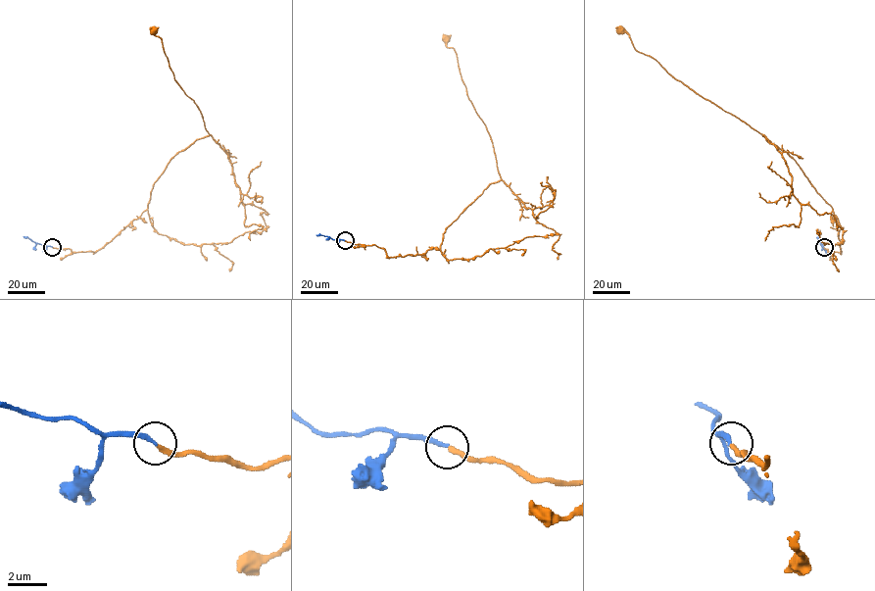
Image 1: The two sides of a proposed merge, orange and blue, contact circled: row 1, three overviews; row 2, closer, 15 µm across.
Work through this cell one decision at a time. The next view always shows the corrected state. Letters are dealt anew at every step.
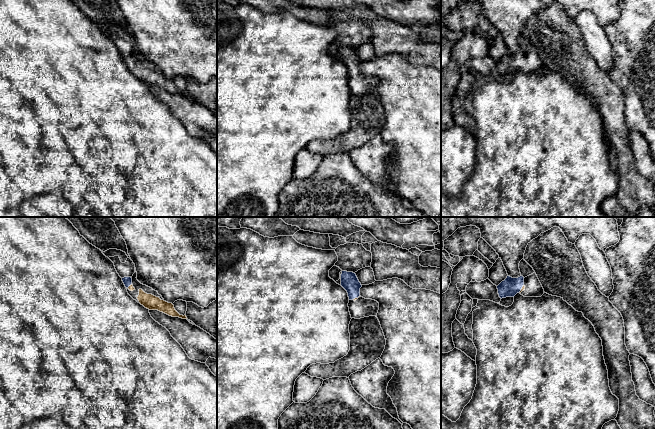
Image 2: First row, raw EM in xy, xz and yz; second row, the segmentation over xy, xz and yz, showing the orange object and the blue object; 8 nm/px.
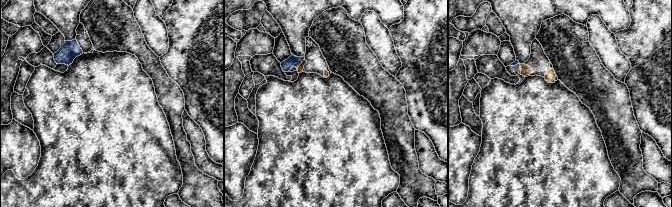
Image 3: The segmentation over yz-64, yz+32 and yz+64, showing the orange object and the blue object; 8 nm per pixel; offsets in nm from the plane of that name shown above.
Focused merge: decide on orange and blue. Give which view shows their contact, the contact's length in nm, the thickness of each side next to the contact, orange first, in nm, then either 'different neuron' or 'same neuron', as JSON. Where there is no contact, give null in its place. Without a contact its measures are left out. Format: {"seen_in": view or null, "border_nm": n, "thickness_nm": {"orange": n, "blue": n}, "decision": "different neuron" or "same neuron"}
{"seen_in": "yz", "border_nm": 80, "thickness_nm": {"orange": 20, "blue": 150}, "decision": "same neuron"}

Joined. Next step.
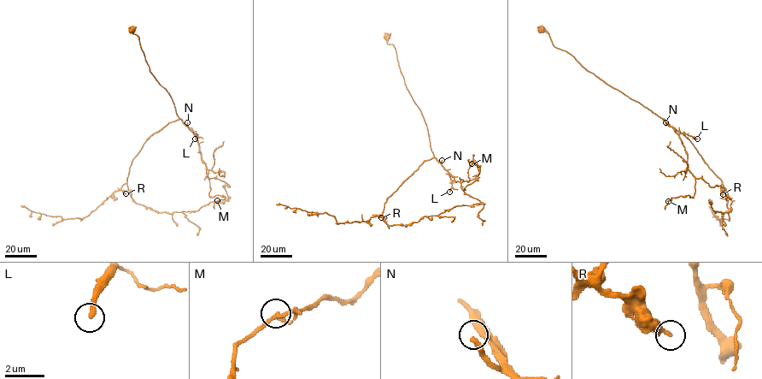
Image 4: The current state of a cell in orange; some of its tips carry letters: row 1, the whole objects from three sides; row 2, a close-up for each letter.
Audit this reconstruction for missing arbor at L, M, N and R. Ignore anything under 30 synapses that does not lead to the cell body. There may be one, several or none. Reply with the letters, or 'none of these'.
N

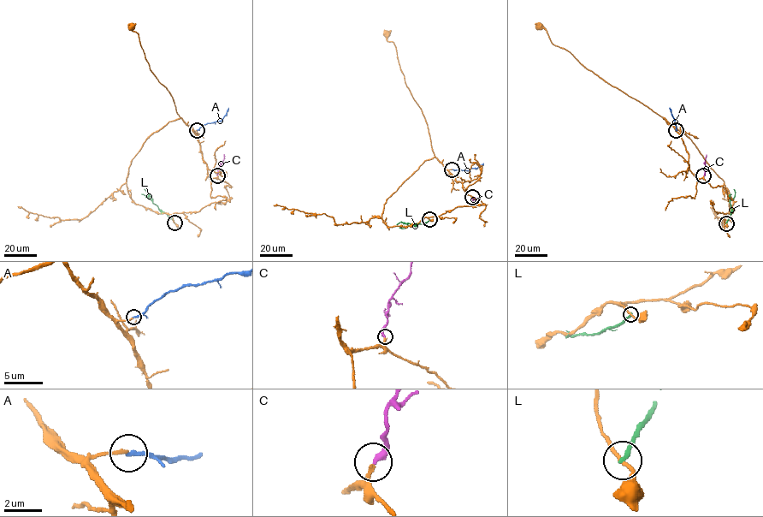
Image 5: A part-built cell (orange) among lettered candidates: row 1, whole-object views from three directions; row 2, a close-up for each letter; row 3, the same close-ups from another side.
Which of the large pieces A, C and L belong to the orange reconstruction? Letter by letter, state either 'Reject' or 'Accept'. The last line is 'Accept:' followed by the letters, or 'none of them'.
A: Accept
C: Accept
L: Reject
Accept: A, C

